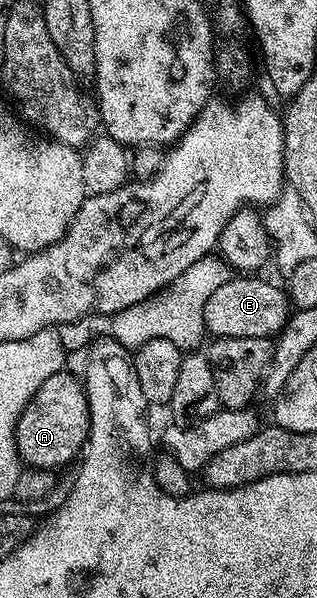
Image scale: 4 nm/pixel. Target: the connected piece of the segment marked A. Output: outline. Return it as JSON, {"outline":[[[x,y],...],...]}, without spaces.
{"outline":[[[67,370],[51,374],[50,378],[38,387],[37,393],[30,398],[29,404],[22,410],[21,417],[17,420],[17,452],[21,461],[28,468],[49,470],[57,470],[56,468],[70,463],[72,459],[75,461],[83,453],[88,443],[88,427],[91,421],[92,418],[88,414],[88,395],[84,392],[83,383]]]}

